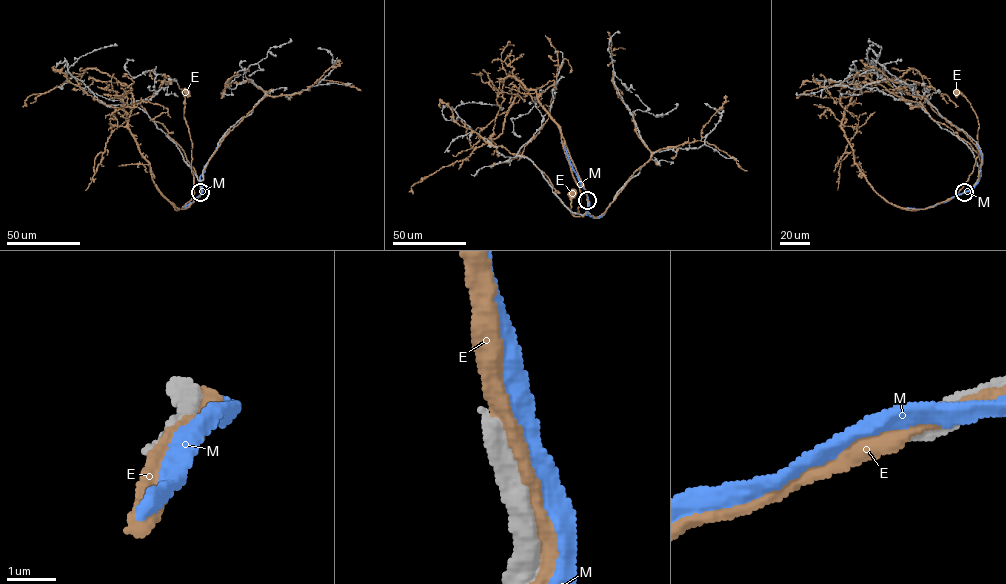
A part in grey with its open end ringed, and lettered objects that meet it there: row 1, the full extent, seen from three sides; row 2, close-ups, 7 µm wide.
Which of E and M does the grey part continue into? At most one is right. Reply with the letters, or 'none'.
none

